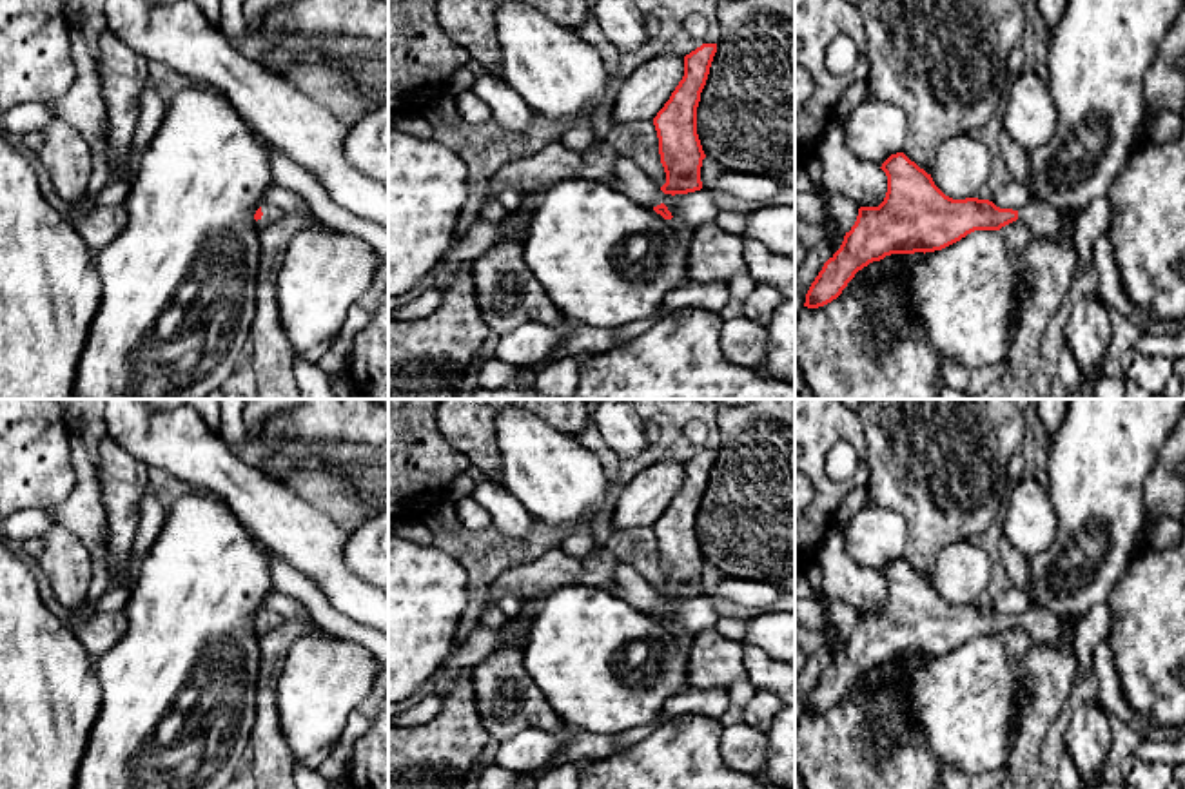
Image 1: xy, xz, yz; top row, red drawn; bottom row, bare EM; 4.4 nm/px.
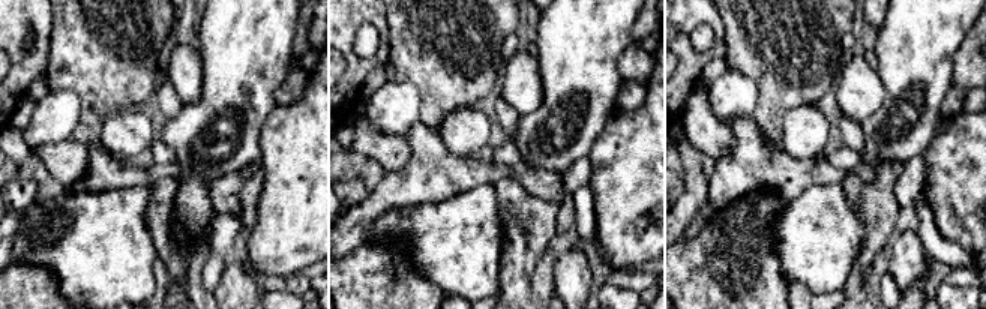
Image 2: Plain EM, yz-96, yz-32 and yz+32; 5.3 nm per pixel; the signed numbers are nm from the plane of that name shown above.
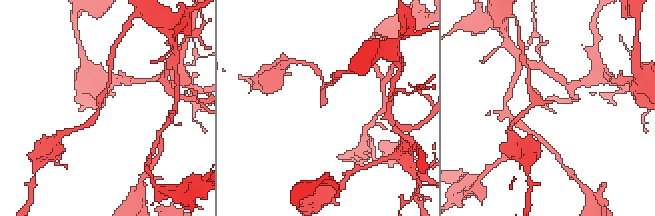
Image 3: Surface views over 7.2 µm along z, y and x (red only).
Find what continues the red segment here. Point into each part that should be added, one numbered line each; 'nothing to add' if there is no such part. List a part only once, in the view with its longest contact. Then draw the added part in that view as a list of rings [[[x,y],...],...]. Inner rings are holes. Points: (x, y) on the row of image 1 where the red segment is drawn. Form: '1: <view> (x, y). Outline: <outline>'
1: xy (271, 214). Outline: [[[263,203],[261,212],[263,216],[256,221],[258,229],[270,227],[283,218],[283,212],[274,205]]]

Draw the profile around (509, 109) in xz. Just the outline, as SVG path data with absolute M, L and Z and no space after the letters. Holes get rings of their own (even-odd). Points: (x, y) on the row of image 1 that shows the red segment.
M477 76L474 94L492 111L492 120L510 132L524 132L534 122L530 105L499 76Z

